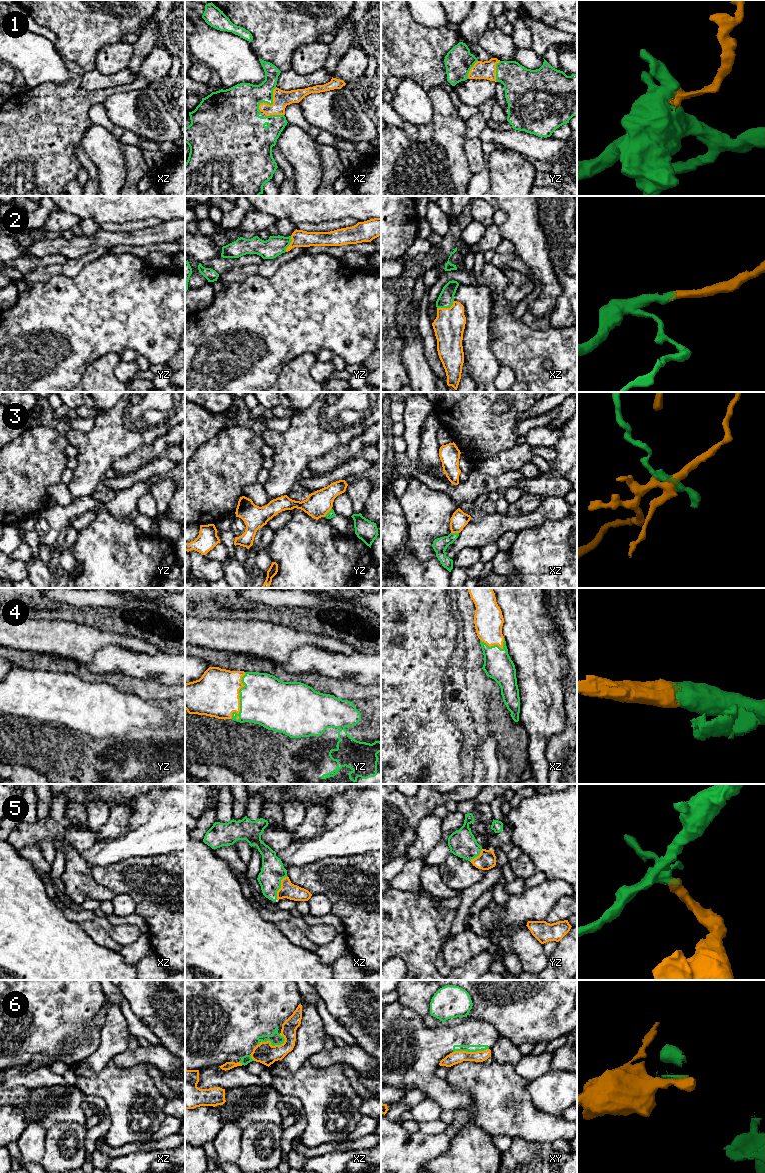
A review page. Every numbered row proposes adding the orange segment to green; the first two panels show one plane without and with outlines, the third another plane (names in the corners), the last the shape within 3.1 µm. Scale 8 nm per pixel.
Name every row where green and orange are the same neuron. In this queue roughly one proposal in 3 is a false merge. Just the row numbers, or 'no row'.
1, 2, 4, 5

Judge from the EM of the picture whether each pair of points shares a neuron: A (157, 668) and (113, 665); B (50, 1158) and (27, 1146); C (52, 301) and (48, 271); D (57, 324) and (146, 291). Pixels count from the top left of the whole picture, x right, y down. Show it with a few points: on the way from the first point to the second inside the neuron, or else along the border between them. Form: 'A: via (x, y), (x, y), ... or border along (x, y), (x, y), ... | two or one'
A: via (146, 666), (124, 665) | one
B: border along (46, 1131), (43, 1157), (39, 1162) | two
C: border along (72, 276), (52, 275), (45, 282), (34, 285) | two
D: via (79, 319), (116, 303), (124, 303) | one

